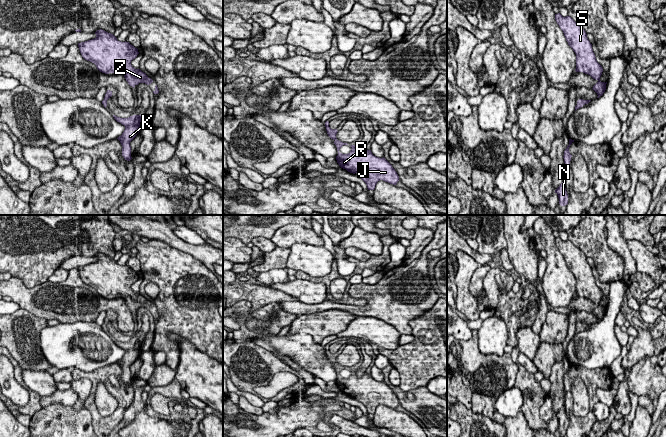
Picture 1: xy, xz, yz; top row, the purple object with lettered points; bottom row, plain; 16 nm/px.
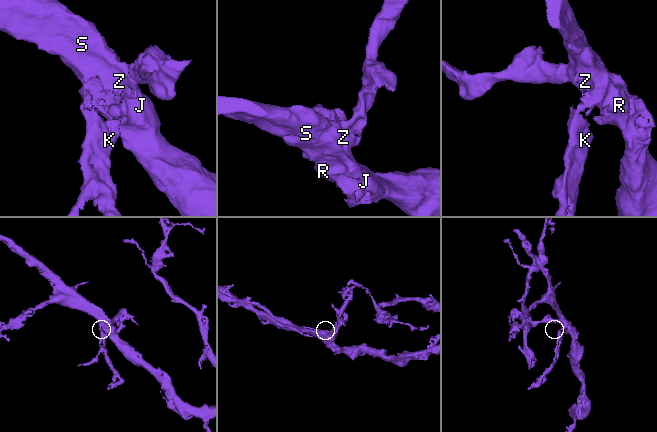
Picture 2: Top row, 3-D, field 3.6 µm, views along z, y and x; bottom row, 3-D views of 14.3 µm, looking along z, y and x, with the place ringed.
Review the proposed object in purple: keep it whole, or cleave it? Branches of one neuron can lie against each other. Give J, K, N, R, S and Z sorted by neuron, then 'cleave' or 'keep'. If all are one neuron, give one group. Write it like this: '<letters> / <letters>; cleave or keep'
J K N R S Z; keep

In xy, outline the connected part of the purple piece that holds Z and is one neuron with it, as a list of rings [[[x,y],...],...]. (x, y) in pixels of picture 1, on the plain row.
[[[102,253],[95,256],[94,263],[78,267],[82,281],[94,287],[105,298],[121,297],[133,312],[139,307],[151,308],[153,304],[140,293],[135,293],[131,285],[139,278],[138,273],[129,266],[117,262]]]

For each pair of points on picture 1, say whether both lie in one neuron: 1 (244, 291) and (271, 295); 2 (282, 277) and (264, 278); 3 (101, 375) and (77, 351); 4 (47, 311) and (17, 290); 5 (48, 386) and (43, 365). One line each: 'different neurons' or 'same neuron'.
1: same neuron
2: same neuron
3: different neurons
4: same neuron
5: different neurons

